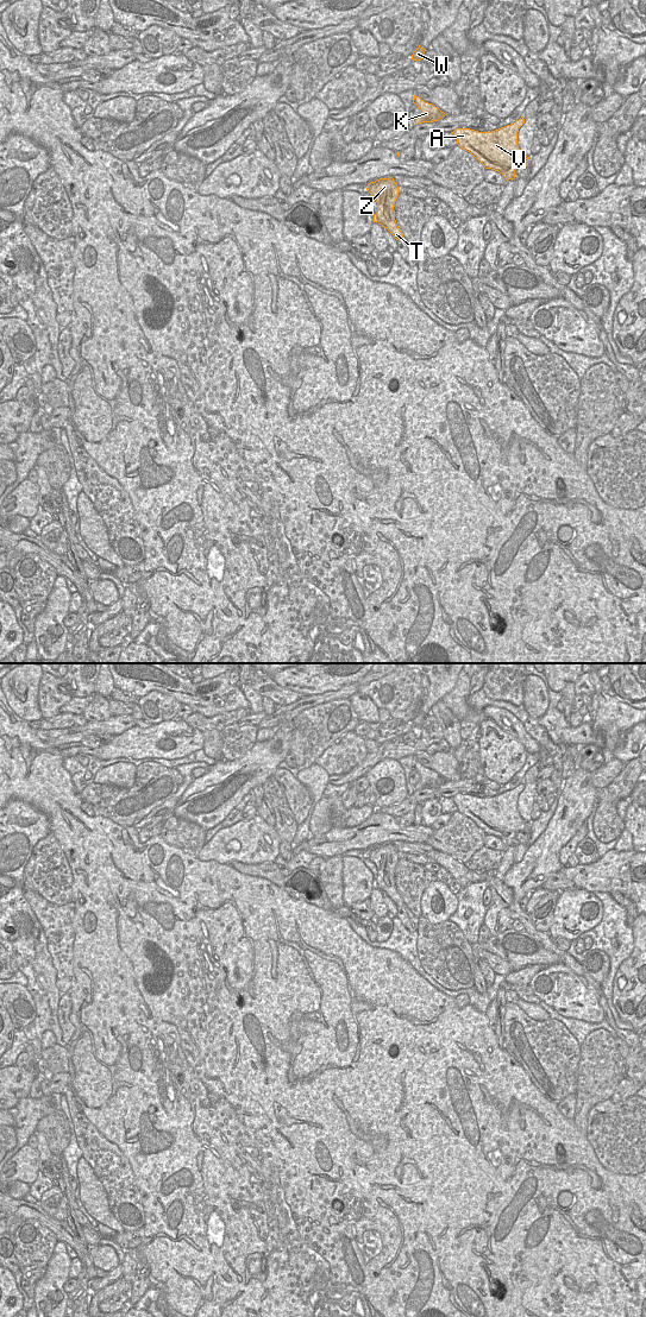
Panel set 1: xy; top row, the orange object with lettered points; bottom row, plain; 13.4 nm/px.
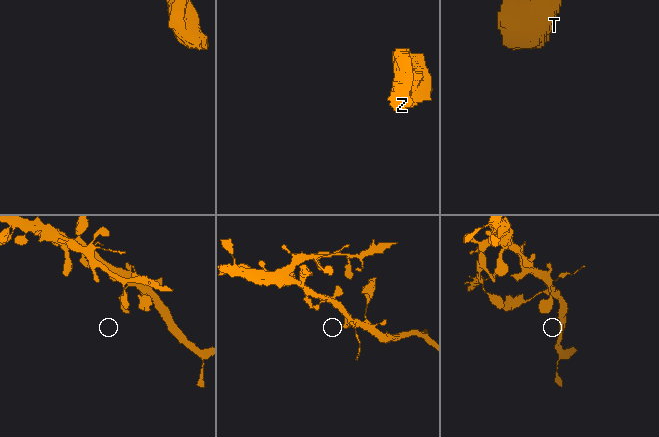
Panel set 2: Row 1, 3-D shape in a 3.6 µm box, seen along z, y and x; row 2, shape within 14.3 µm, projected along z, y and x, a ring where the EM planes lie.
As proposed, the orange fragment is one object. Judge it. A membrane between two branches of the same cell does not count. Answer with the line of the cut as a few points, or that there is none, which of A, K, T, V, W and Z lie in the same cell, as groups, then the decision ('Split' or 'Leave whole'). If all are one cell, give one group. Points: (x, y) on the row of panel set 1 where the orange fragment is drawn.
No split. Groups: A K T V W Z. Leave whole

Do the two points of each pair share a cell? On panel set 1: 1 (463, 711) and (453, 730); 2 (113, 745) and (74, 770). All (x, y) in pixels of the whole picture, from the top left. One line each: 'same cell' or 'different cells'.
1: different cells
2: different cells

